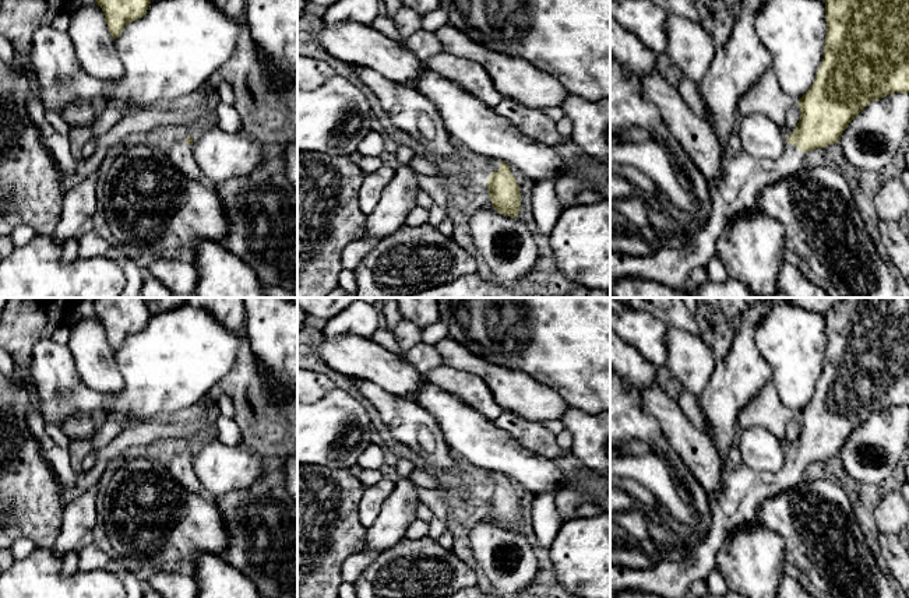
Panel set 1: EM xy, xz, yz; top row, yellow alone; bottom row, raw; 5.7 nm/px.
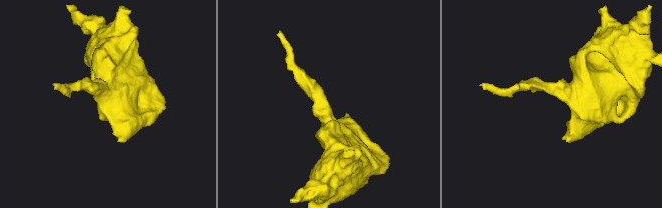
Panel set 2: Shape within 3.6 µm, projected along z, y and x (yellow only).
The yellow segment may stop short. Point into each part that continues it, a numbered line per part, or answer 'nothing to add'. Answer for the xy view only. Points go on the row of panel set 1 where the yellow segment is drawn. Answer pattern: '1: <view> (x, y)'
1: xy (180, 154)

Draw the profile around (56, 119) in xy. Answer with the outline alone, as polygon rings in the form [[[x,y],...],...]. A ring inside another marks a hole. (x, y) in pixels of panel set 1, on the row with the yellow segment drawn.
[[[50,110],[47,113],[50,126],[60,134],[67,136],[70,131],[70,126],[64,122],[63,115],[57,110]]]

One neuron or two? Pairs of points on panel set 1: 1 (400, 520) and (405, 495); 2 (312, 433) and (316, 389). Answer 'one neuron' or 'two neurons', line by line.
1: one neuron
2: two neurons

